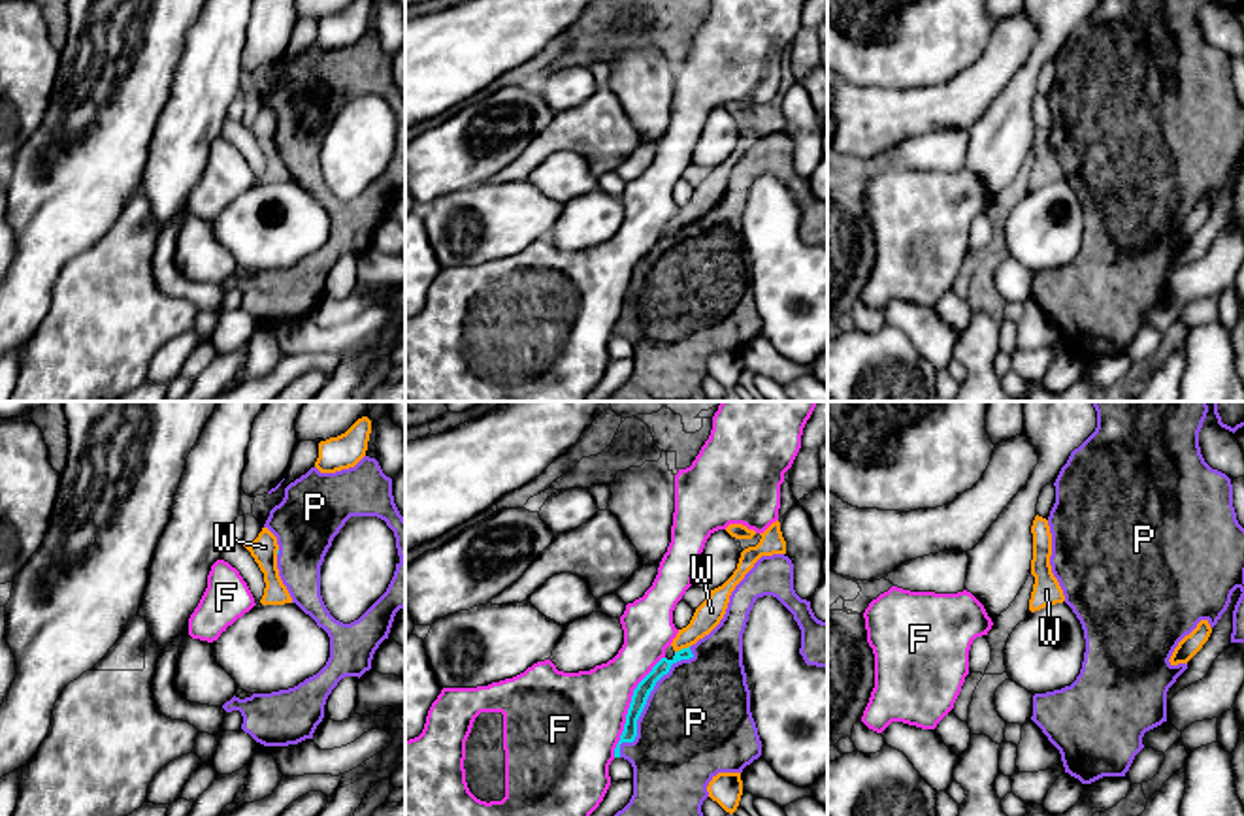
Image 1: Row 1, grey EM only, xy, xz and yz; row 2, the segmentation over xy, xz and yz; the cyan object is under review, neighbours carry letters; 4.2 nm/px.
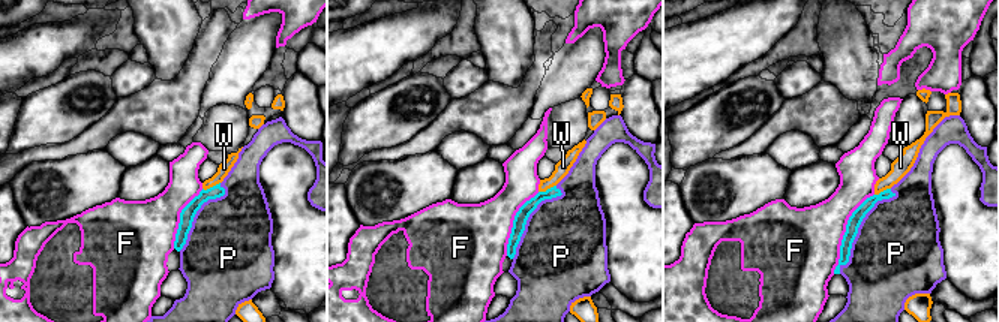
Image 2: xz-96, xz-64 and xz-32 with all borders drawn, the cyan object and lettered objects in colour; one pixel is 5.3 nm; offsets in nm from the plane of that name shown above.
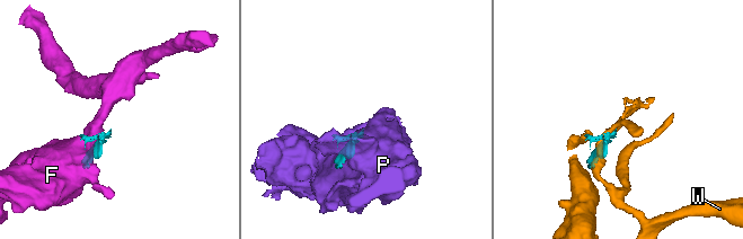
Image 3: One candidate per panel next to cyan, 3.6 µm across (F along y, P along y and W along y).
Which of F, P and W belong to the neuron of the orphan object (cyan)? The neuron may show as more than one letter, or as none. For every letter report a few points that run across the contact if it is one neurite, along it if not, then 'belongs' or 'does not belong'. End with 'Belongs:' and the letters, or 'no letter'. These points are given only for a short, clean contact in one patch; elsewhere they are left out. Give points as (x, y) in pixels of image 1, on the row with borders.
F: does not belong
P: belongs
W: does not belong
Belongs: P

